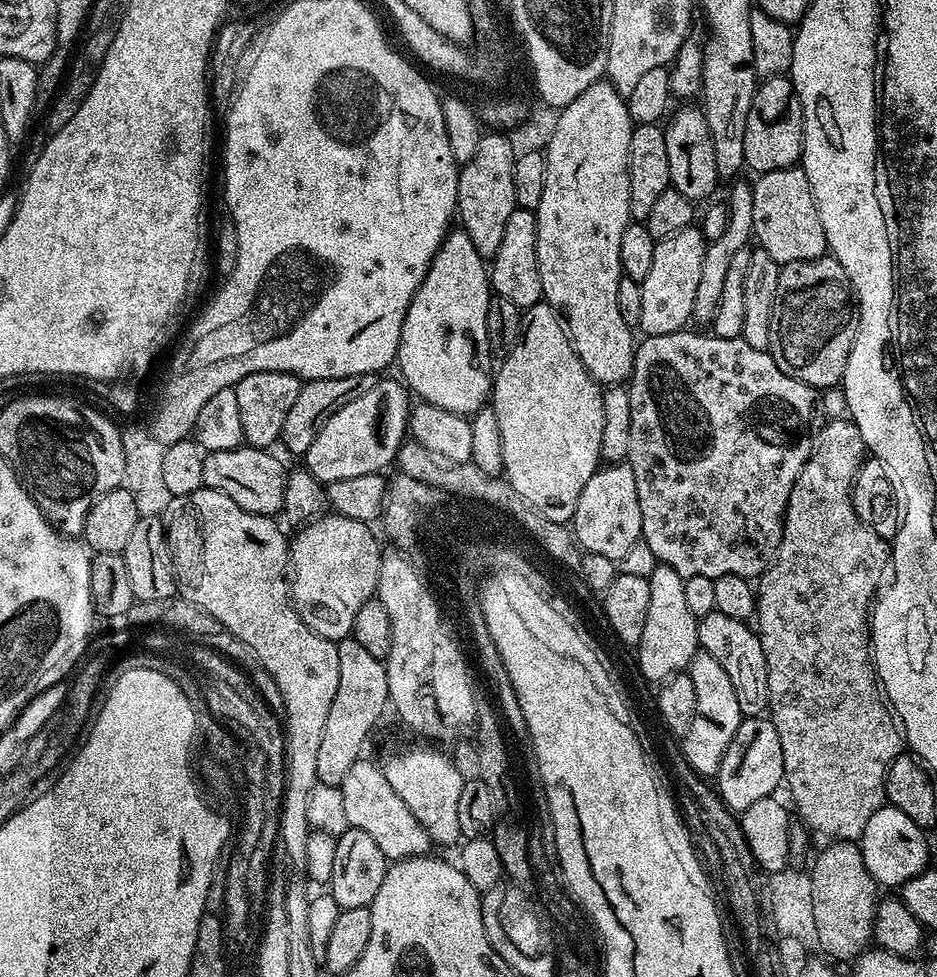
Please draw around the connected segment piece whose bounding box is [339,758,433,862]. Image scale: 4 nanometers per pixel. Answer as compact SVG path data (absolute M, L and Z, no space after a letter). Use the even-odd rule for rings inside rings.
M367 758L356 760L354 766L350 766L346 778L342 778L339 789L348 826L370 834L378 850L382 850L389 862L423 856L433 847L432 839L426 834L422 822L410 814L410 806L406 806L406 802L394 794L394 786L386 782L386 774L379 763L371 764Z

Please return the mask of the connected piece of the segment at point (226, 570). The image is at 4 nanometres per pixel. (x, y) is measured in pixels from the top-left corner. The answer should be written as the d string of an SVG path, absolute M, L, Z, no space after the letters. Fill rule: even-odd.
M202 487L194 494L174 496L162 519L168 549L172 555L172 569L176 575L176 590L181 600L189 600L206 614L218 618L223 631L234 634L250 646L252 655L274 678L284 703L282 720L284 737L284 785L288 788L288 805L284 816L284 837L289 869L303 873L306 862L306 842L310 835L306 806L310 803L310 790L317 784L318 750L326 730L326 717L334 694L338 694L337 641L322 638L306 622L300 620L290 595L290 544L284 532L271 516L259 516L242 510L238 502L226 498L213 488Z

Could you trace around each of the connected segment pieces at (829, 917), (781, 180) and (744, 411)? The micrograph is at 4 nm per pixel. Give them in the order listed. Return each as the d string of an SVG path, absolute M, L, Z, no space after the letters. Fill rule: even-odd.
M833 841L823 848L825 849L817 856L808 872L812 884L812 907L818 933L818 948L833 961L851 961L865 951L871 941L878 903L878 885L866 870L865 860L857 843Z
M803 167L761 172L755 179L751 181L754 194L752 234L758 247L766 250L766 254L770 254L770 258L781 266L790 262L817 260L825 255L828 252L826 230Z
M681 330L674 334L658 334L657 336L644 336L639 343L636 344L636 357L632 363L632 375L627 381L626 387L628 397L630 398L630 450L628 451L627 463L630 470L634 470L634 486L638 490L638 506L642 506L642 538L646 542L646 546L650 546L650 550L656 556L657 561L666 566L670 566L670 570L678 570L678 574L684 581L701 576L702 578L710 578L717 580L726 574L738 574L739 576L747 576L749 578L759 578L763 576L769 564L776 559L776 551L780 545L780 539L784 533L784 511L788 505L790 498L790 490L794 490L794 482L798 478L798 474L802 470L802 466L806 466L806 462L812 456L814 447L814 428L812 432L812 419L818 416L818 392L817 389L810 387L806 382L798 382L794 378L790 378L790 374L782 374L782 370L778 370L778 362L774 362L772 353L763 349L750 346L750 342L746 342L743 338L718 338L711 334L703 336L700 332L688 332L689 330Z

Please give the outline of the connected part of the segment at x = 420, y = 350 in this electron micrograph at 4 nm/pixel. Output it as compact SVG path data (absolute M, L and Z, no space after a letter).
M462 230L449 231L406 310L406 318L402 322L400 349L396 351L401 372L399 375L403 383L415 395L417 392L420 395L417 397L423 403L442 406L442 410L450 410L454 414L467 417L471 417L472 413L489 403L494 379L494 357L490 342L486 338L486 310L493 295L489 265L485 257L480 256L478 250L474 250L470 234Z

